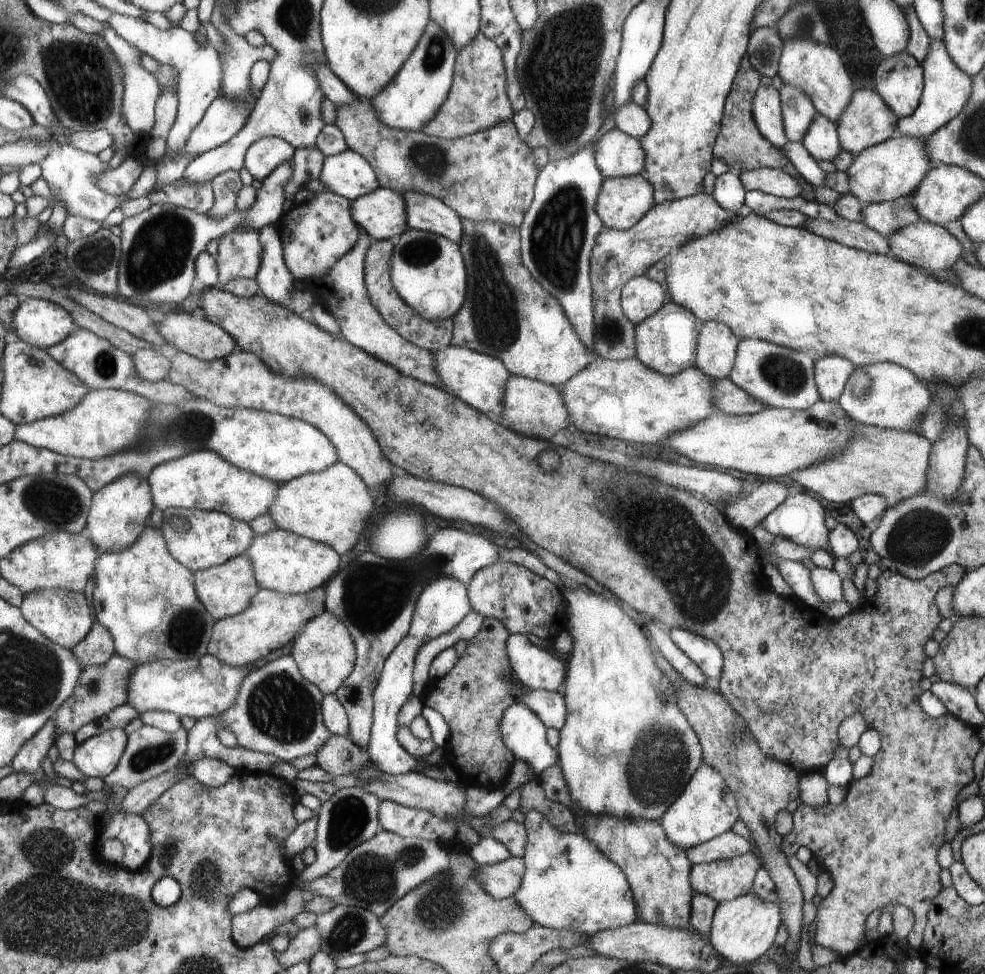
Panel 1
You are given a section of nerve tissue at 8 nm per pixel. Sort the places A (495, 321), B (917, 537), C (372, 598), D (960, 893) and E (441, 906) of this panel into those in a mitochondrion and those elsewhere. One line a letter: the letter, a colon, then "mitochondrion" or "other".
A: mitochondrion
B: mitochondrion
C: mitochondrion
D: other
E: mitochondrion

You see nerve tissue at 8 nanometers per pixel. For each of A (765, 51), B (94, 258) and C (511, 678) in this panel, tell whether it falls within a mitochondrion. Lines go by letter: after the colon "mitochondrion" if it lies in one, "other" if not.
A: mitochondrion
B: mitochondrion
C: other

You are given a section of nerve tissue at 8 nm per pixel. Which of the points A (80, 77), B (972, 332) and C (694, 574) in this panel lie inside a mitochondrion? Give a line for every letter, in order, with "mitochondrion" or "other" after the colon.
A: mitochondrion
B: mitochondrion
C: mitochondrion

